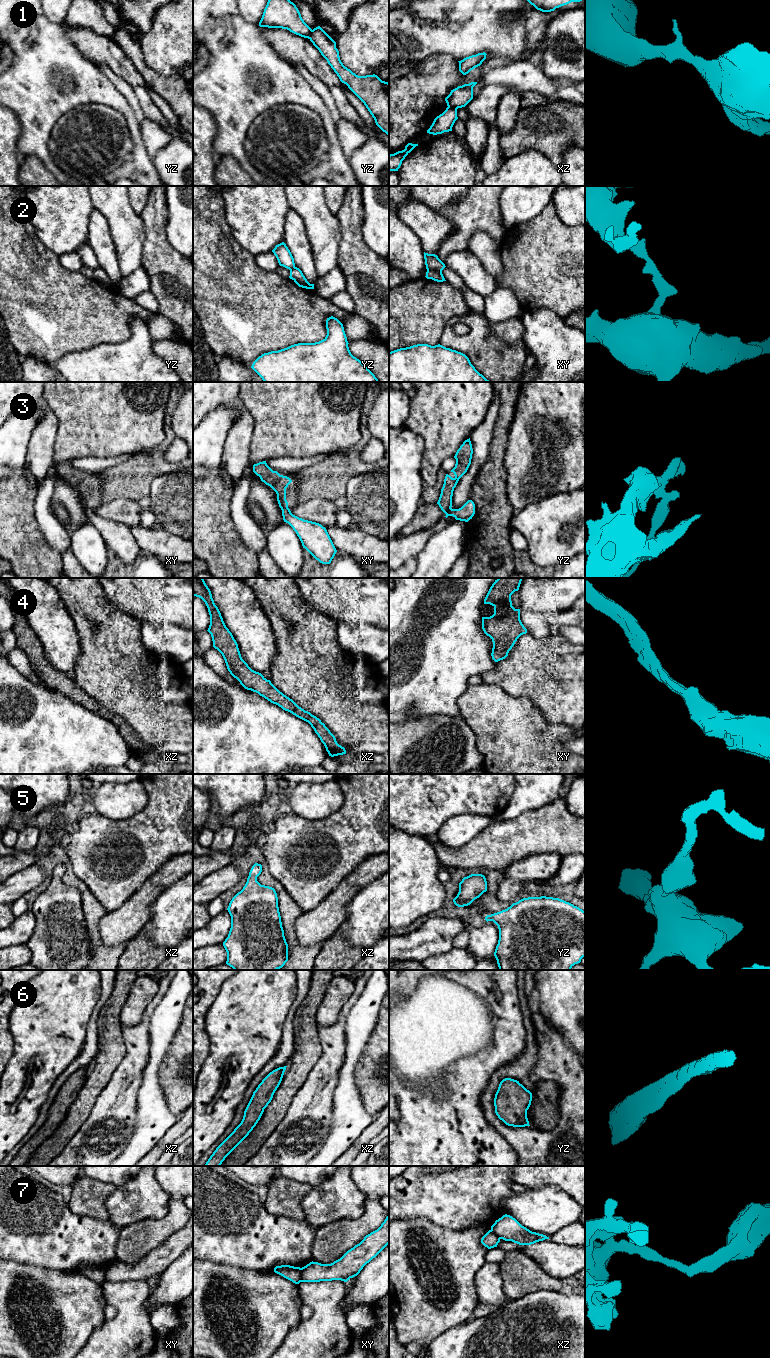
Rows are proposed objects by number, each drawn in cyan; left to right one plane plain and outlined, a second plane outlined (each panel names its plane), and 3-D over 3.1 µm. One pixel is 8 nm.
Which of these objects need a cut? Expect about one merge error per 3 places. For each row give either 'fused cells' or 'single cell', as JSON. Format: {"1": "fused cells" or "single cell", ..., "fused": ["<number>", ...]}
{"1": "fused cells", "2": "fused cells", "3": "fused cells", "4": "single cell", "5": "single cell", "6": "single cell", "7": "fused cells", "fused": ["1", "2", "3", "7"]}

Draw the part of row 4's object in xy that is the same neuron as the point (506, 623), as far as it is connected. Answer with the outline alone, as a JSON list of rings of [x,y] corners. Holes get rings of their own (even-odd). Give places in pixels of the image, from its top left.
[[[498,578],[490,587],[484,604],[494,607],[494,614],[482,617],[482,629],[492,639],[492,659],[505,659],[517,639],[527,633],[520,620],[520,609],[512,606],[511,595],[519,590],[522,578]]]

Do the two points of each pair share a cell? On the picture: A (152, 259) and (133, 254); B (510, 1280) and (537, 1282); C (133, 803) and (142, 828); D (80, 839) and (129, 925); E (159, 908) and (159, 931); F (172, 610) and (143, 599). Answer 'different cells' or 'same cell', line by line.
A: different cells
B: same cell
C: different cells
D: different cells
E: same cell
F: same cell

